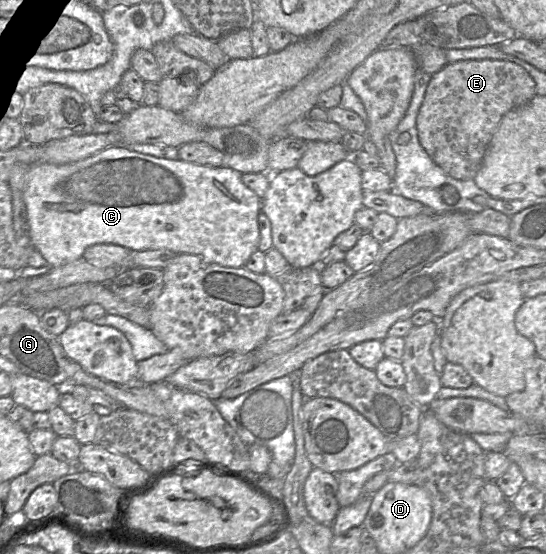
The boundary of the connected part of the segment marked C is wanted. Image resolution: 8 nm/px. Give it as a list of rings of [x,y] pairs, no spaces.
[[[122,144],[111,145],[104,150],[75,163],[54,165],[37,162],[28,167],[23,198],[27,211],[29,238],[32,246],[41,253],[47,265],[58,267],[83,258],[84,251],[96,244],[114,244],[130,251],[167,249],[175,254],[193,254],[203,257],[209,263],[238,268],[243,267],[250,256],[258,250],[260,234],[258,215],[261,212],[261,199],[242,181],[242,173],[229,167],[199,165],[180,159],[171,160],[145,155]]]

